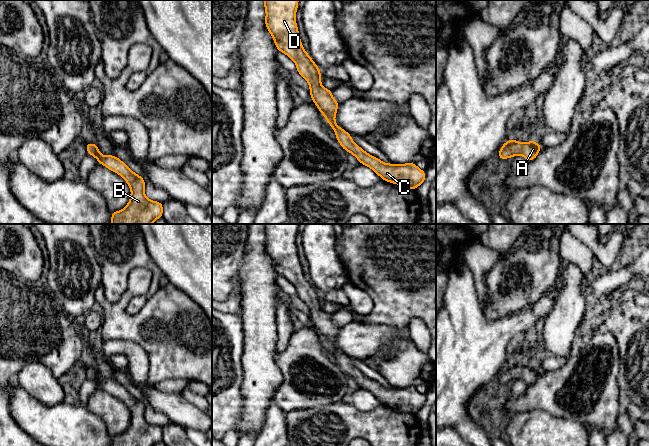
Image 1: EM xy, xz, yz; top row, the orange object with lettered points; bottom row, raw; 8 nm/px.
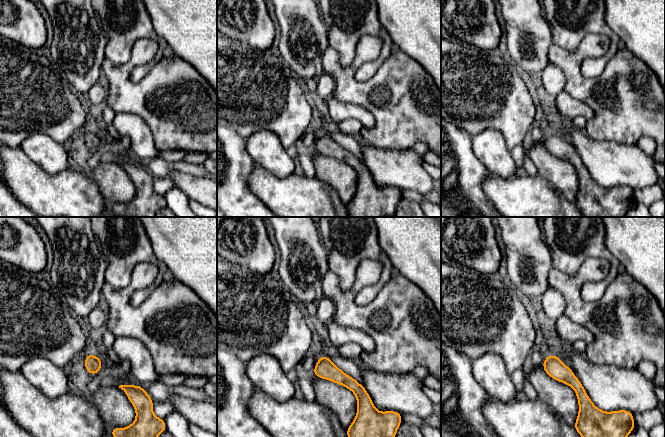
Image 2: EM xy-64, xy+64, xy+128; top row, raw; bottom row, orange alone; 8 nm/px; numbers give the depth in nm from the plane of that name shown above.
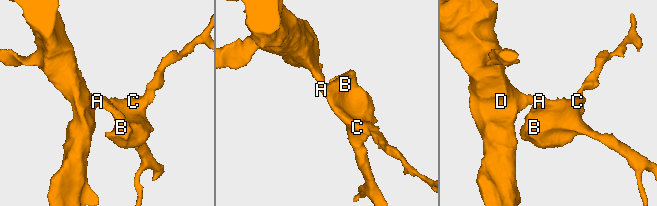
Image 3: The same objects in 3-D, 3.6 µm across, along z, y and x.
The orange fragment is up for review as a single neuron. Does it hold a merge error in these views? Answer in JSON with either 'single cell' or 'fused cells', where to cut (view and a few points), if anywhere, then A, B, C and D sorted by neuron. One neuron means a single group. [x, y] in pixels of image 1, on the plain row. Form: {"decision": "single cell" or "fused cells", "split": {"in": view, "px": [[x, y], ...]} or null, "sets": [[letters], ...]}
{"decision": "single cell", "split": null, "sets": [["A", "B", "C", "D"]]}

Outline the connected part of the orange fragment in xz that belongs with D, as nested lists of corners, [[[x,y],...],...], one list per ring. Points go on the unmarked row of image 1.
[[[263,224],[264,232],[266,235],[265,250],[274,263],[274,268],[278,275],[286,278],[297,290],[296,296],[298,296],[310,309],[309,317],[312,325],[317,330],[318,334],[323,338],[330,351],[336,358],[336,364],[340,367],[342,372],[351,378],[353,378],[357,384],[364,390],[371,392],[382,404],[389,407],[401,409],[402,411],[415,414],[426,404],[426,395],[421,394],[416,390],[414,386],[406,388],[387,388],[380,383],[368,378],[360,370],[355,368],[352,364],[351,358],[344,353],[340,352],[335,346],[335,340],[337,333],[340,329],[333,320],[332,314],[326,313],[321,309],[321,294],[312,284],[308,277],[305,276],[298,250],[295,244],[296,235],[298,233],[299,224]]]

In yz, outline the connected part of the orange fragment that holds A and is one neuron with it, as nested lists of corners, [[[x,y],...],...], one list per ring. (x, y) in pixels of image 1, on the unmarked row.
[[[511,362],[506,365],[500,372],[497,380],[501,384],[514,381],[516,379],[522,379],[528,386],[533,385],[539,378],[543,369],[531,364],[526,367],[522,367]]]

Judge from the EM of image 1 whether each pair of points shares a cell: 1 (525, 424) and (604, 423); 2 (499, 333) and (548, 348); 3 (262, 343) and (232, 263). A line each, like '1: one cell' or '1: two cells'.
1: two cells
2: two cells
3: two cells

